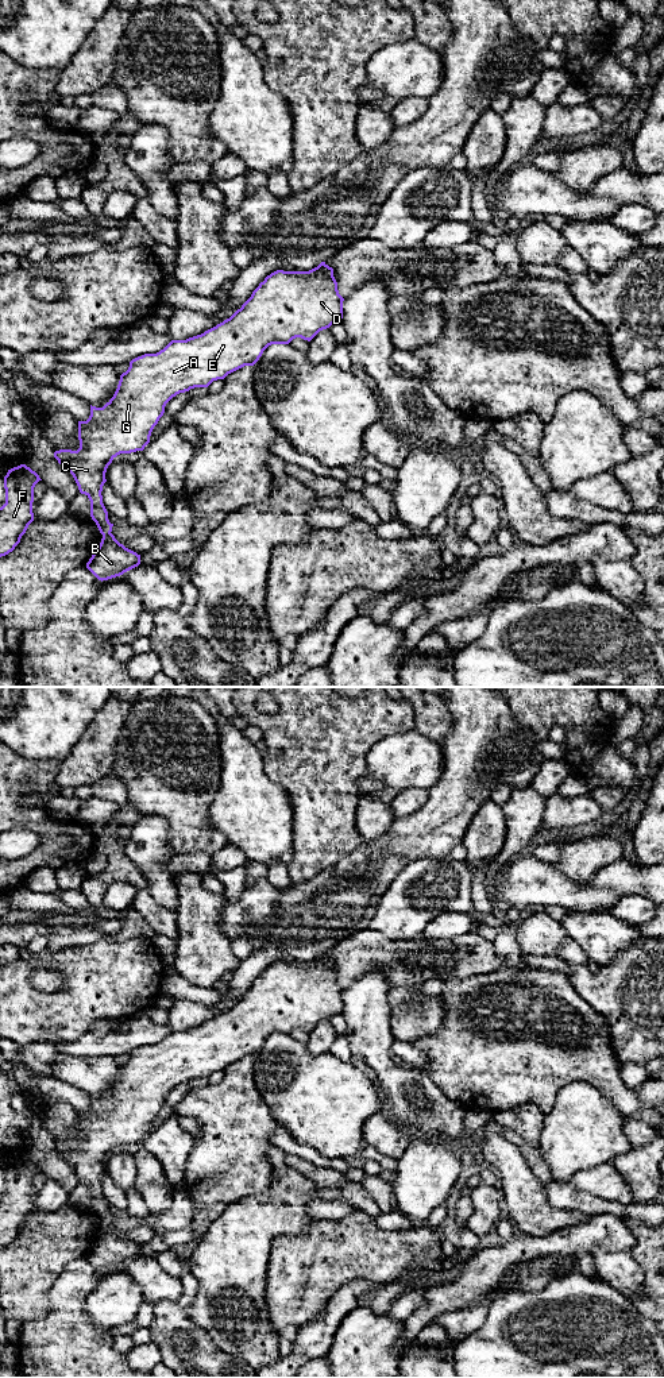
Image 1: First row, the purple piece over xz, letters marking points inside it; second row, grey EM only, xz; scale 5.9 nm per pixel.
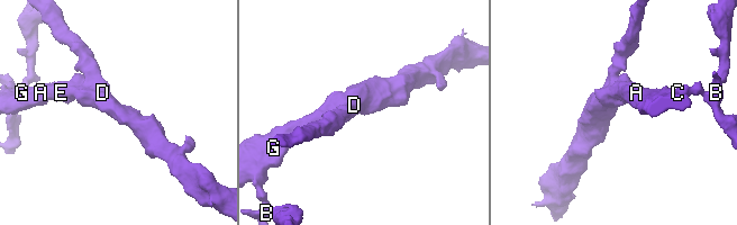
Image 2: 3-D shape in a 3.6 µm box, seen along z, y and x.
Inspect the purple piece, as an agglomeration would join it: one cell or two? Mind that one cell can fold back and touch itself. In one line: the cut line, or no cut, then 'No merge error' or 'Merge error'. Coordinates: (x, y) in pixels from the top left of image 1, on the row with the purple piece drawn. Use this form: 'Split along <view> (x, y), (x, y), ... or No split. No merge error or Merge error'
Split along xz (109, 532), (103, 536). Merge error

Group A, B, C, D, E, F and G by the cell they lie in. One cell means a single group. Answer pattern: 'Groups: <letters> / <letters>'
Groups: A C D E F G / B

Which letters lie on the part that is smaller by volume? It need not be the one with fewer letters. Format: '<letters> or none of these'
B

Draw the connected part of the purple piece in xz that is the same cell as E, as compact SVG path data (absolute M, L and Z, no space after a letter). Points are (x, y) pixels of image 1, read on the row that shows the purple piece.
M325 262L309 271L277 270L229 319L201 335L171 340L157 354L132 359L128 370L120 375L113 397L103 408L90 405L89 418L78 421L80 448L54 452L58 463L73 475L80 493L89 498L90 517L100 533L109 534L113 526L101 495L108 466L120 453L144 449L173 397L194 387L208 387L244 366L254 366L271 344L289 344L296 337L310 341L320 331L341 321L343 301L333 269Z

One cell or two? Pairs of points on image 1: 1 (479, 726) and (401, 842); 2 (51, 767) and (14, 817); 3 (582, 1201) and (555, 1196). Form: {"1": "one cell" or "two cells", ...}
{"1": "one cell", "2": "one cell", "3": "one cell"}

